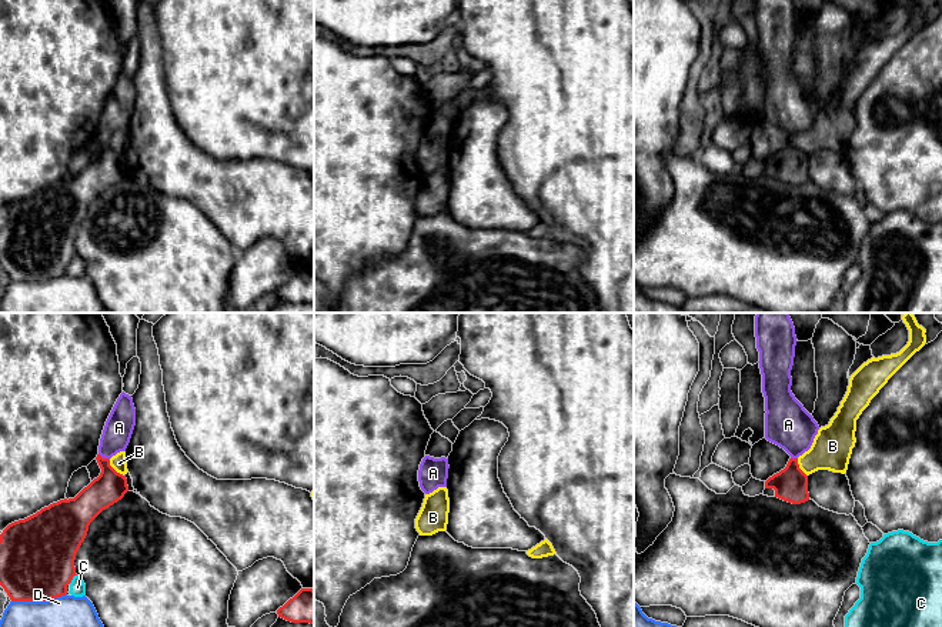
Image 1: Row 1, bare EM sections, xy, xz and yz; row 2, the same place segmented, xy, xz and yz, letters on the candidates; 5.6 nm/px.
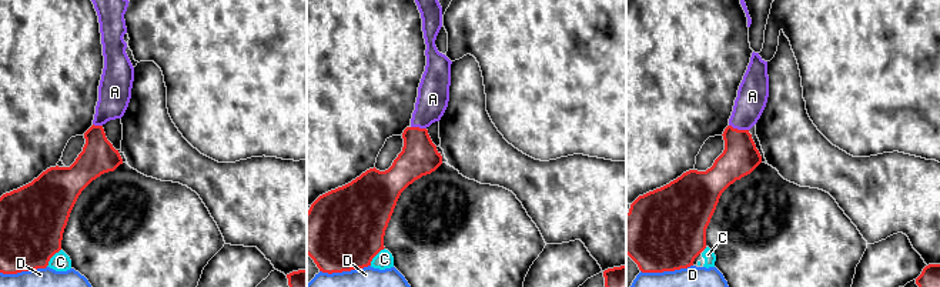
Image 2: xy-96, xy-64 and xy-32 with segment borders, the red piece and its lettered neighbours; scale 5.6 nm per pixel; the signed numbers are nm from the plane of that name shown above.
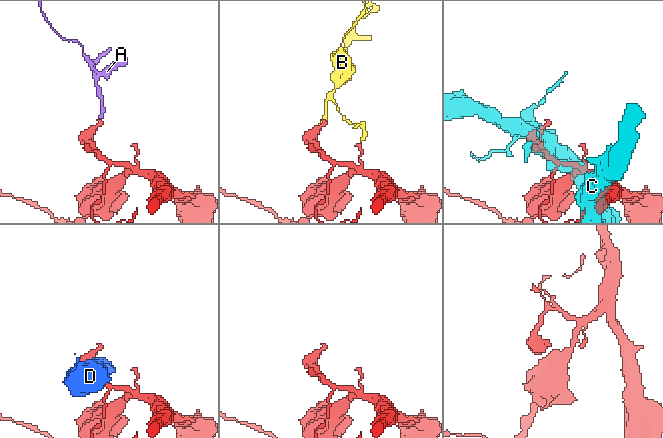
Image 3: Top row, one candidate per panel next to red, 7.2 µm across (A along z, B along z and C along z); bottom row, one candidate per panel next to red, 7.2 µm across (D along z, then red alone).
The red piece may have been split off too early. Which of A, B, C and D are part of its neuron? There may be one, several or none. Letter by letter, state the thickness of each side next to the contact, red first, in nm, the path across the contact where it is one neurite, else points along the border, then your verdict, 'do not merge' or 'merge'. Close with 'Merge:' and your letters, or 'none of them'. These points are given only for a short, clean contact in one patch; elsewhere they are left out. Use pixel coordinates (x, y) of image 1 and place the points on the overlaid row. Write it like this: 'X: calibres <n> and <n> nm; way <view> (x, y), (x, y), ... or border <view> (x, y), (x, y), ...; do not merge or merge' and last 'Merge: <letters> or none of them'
A: calibres 180 and 160 nm; way xy (109, 487), (104, 459), (119, 427); merge
B: calibres 180 and 90 nm; do not merge
C: calibres 420 and 90 nm; do not merge
D: calibres 420 and 180 nm; do not merge
Merge: A

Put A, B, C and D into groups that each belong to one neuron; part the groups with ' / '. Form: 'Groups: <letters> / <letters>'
Groups: A / B / C / D

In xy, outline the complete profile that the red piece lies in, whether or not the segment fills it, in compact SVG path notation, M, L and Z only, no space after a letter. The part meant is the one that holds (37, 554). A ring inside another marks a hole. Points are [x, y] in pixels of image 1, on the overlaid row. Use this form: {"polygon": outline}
{"polygon": "M124 391L117 398L101 434L96 457L101 473L74 498L64 498L36 514L9 524L0 534L0 586L11 601L46 601L67 594L76 574L76 554L84 541L90 523L128 491L126 476L110 466L110 458L126 451L136 426L131 396Z"}

